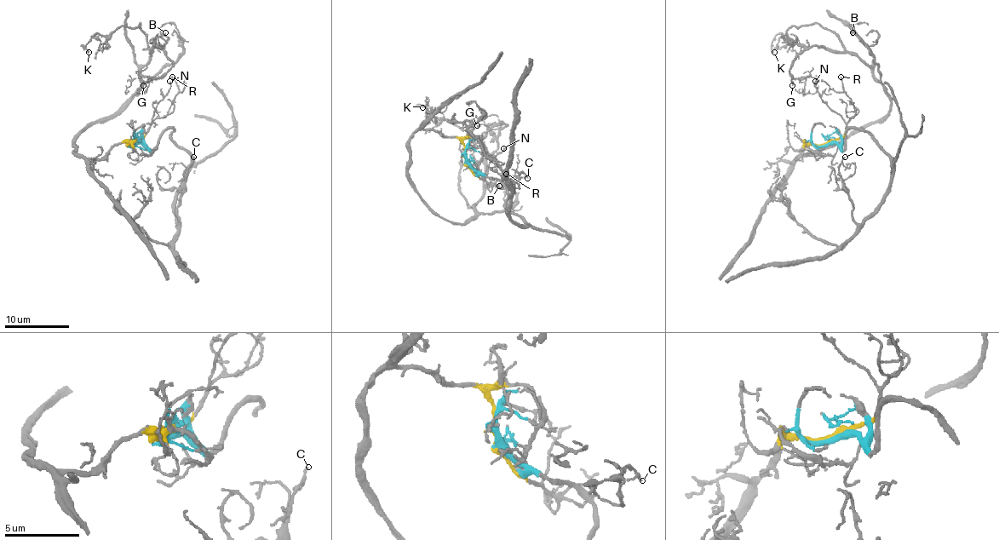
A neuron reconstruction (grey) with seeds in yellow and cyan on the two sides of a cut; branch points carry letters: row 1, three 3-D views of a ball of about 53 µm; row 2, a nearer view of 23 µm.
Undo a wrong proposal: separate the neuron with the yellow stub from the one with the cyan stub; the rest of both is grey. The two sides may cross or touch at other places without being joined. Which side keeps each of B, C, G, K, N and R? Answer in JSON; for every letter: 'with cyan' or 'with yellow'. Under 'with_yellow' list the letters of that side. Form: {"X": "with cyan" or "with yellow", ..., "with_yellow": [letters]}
{"B": "with yellow", "C": "with cyan", "G": "with yellow", "K": "with yellow", "N": "with yellow", "R": "with yellow", "with_yellow": ["B", "G", "K", "N", "R"]}

